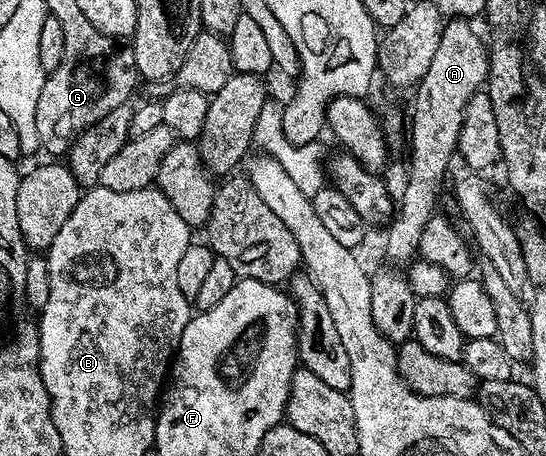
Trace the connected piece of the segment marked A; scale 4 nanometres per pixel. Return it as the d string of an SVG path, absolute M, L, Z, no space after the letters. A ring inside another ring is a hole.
M450 20L445 23L443 36L437 45L436 56L428 67L423 78L416 85L414 94L414 115L408 118L408 134L410 130L410 175L406 178L406 187L402 190L402 202L397 203L396 213L389 223L390 231L386 234L386 254L394 262L409 263L418 254L420 232L424 232L424 224L435 214L438 196L442 192L442 181L446 178L446 169L450 161L458 154L458 141L462 124L466 120L466 109L472 96L485 87L490 76L490 56L487 43L473 30L466 20Z

